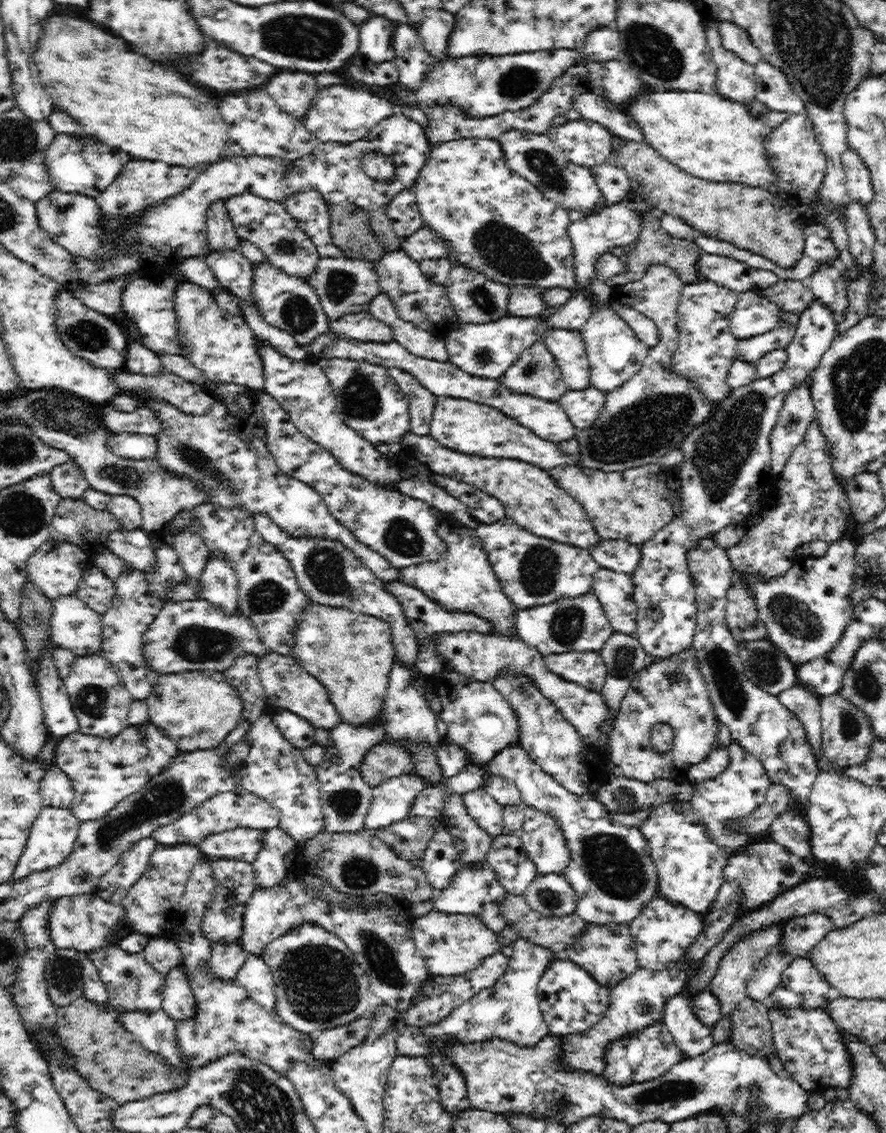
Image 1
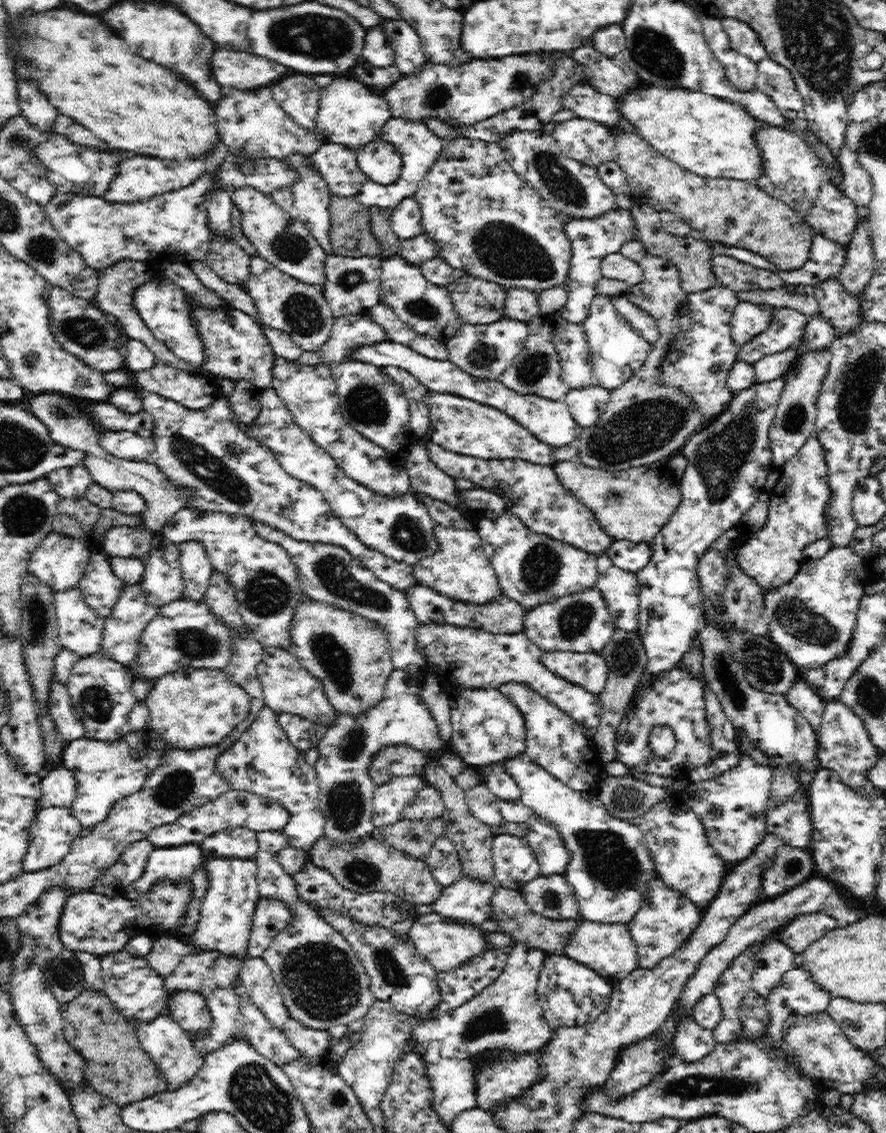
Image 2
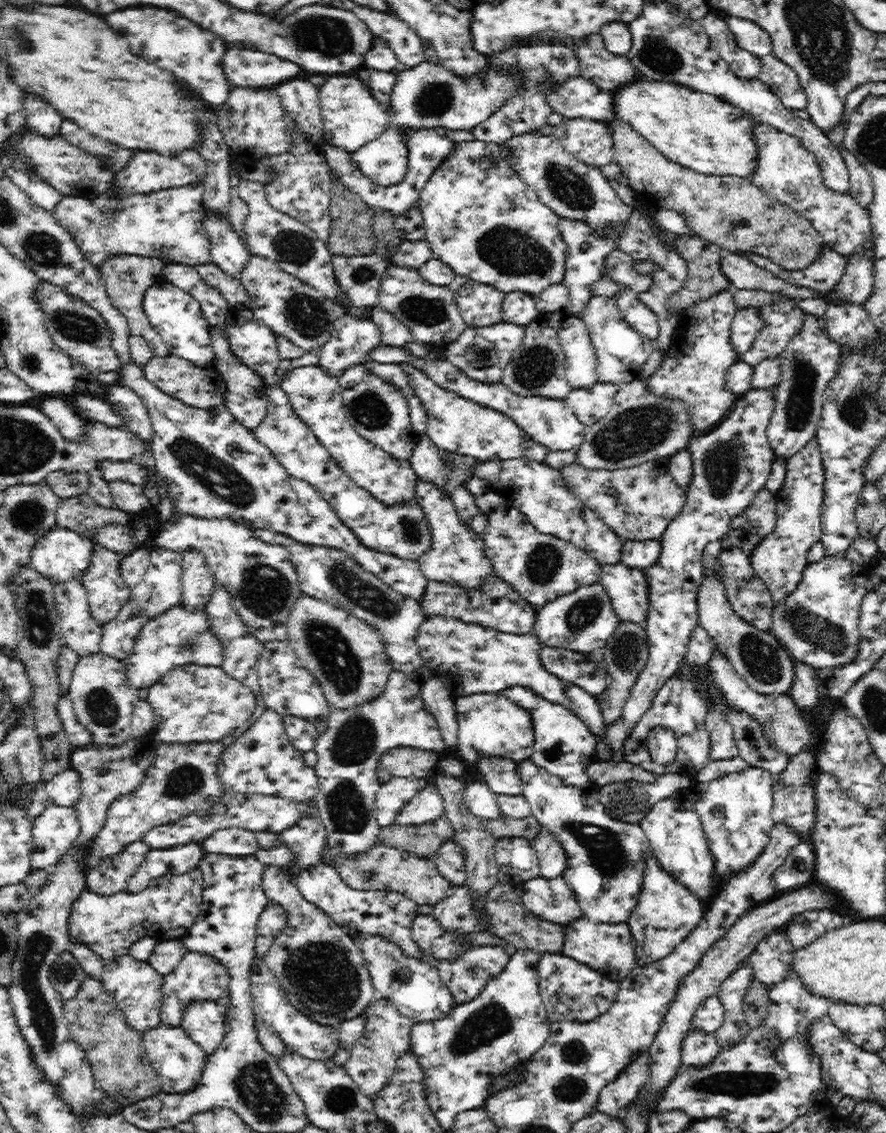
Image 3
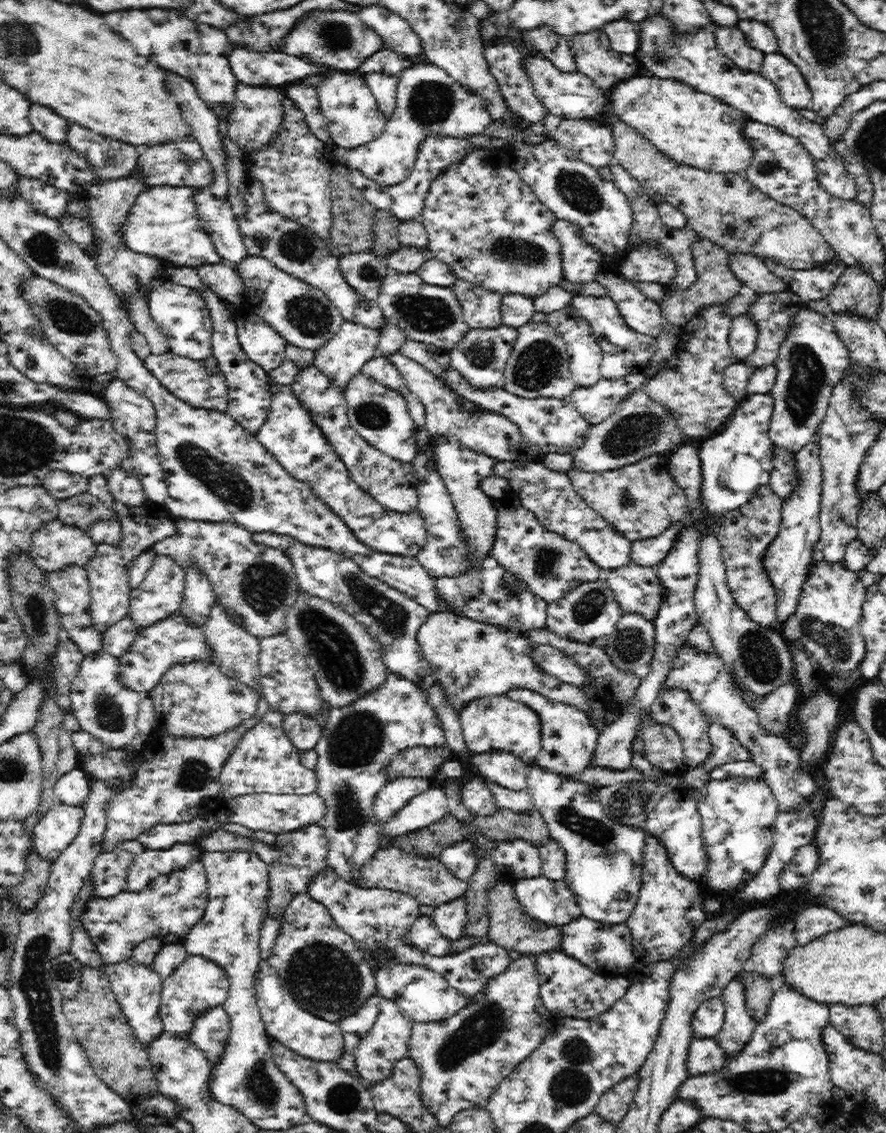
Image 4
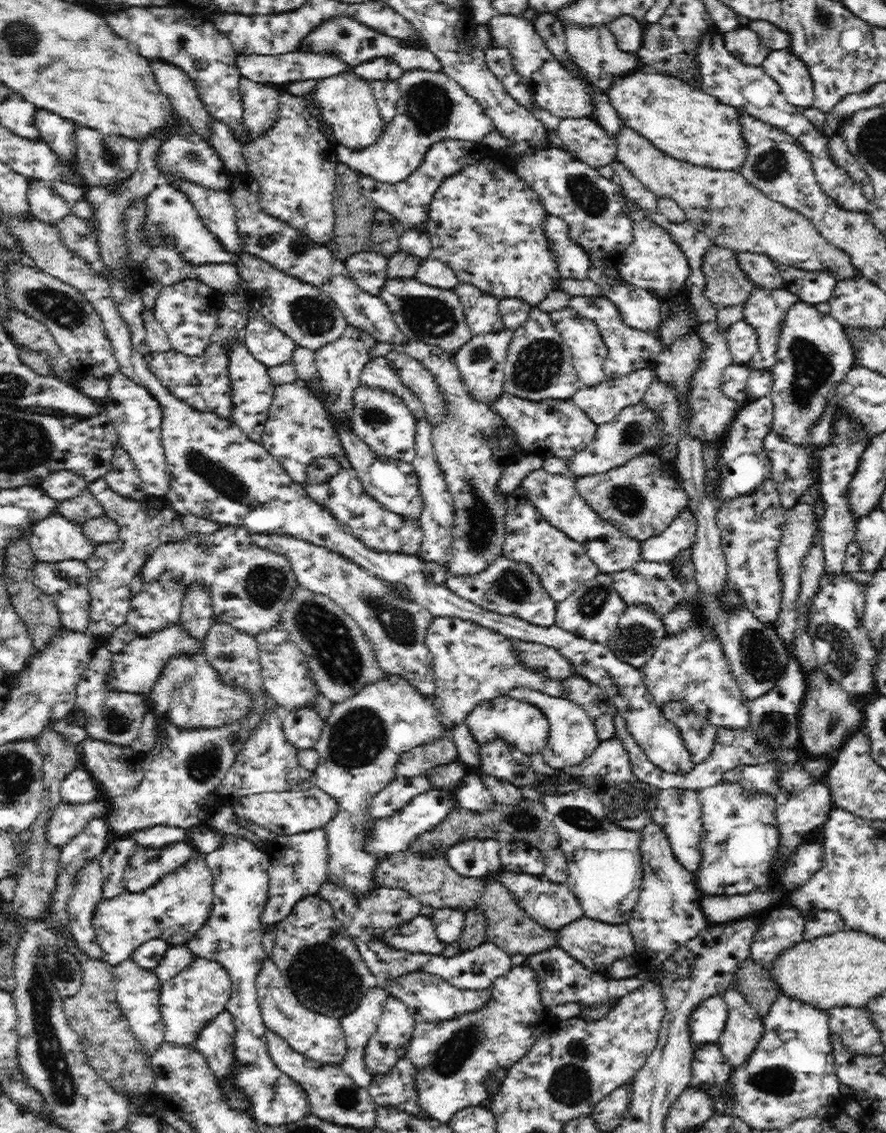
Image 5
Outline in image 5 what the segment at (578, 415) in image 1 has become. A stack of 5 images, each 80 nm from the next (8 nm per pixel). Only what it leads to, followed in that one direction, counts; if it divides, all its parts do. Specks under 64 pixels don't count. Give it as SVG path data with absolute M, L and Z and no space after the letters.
M652 367L640 369L615 379L604 379L596 386L577 390L572 400L598 425L610 422L621 408L642 400L649 384L656 381Z

